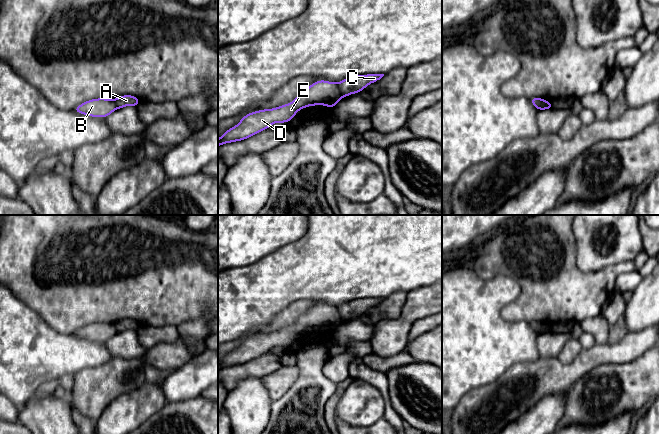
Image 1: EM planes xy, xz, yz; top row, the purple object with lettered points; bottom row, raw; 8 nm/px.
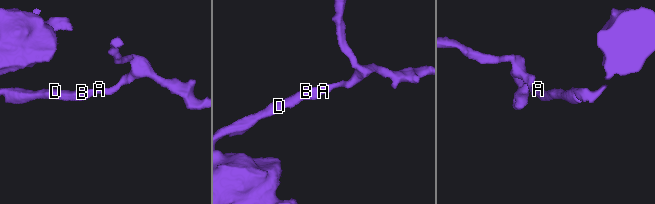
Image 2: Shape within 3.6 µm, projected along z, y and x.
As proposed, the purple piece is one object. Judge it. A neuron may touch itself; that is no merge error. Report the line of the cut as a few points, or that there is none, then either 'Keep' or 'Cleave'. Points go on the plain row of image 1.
Split along xz (336, 307), (342, 320). Cleave

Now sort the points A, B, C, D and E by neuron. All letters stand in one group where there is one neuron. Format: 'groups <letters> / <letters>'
groups A C / B D E

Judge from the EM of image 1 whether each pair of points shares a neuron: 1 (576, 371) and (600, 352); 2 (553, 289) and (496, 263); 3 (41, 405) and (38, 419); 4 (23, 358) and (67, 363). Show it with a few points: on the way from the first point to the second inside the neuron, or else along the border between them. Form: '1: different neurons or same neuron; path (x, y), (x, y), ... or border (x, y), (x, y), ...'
1: same neuron; path (582, 365), (588, 359), (594, 357)
2: same neuron; path (539, 278), (531, 270), (510, 263)
3: same neuron; path (41, 408), (41, 416)
4: same neuron; path (34, 358), (56, 358)

